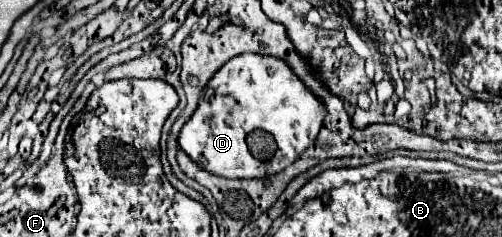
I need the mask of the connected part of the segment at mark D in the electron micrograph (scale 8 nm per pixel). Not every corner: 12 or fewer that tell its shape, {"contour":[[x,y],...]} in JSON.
{"contour":[[279,57],[211,77],[179,147],[219,177],[283,171],[325,105]]}

